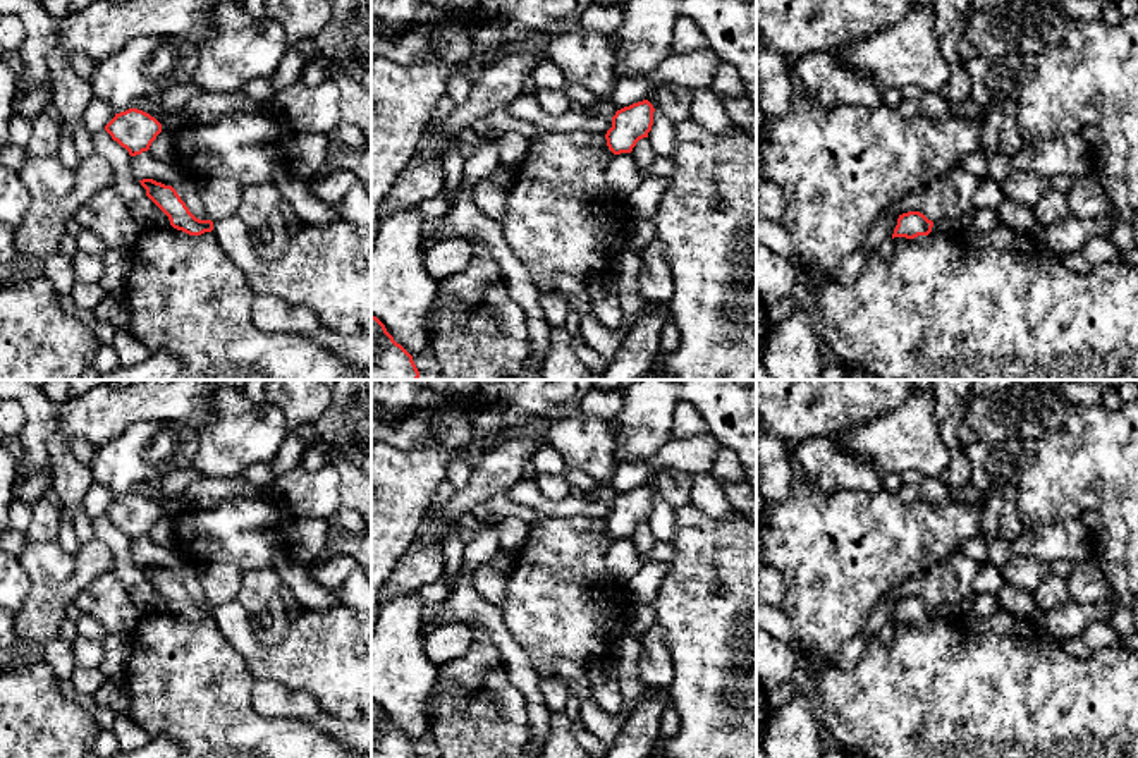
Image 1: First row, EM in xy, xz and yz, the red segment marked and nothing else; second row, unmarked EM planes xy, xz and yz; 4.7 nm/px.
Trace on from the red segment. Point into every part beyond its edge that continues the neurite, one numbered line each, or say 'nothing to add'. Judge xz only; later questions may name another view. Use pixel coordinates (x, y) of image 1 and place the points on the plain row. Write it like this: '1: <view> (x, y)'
nothing to add

